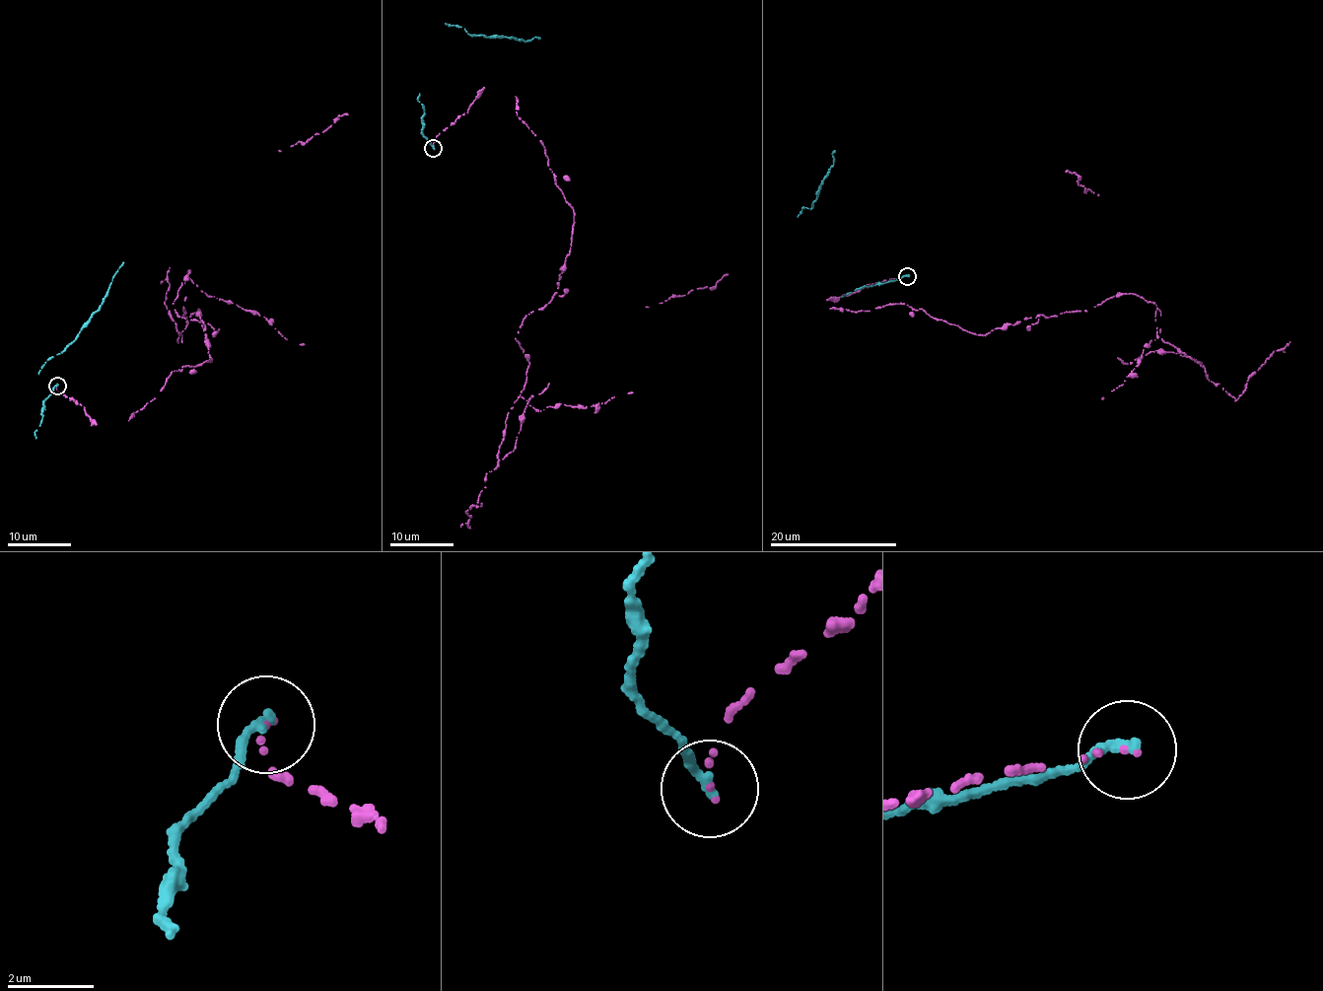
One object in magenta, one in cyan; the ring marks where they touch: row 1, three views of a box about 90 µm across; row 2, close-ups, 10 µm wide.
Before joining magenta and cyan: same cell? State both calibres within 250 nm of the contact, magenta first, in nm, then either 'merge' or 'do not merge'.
110/280 nm | do not merge

